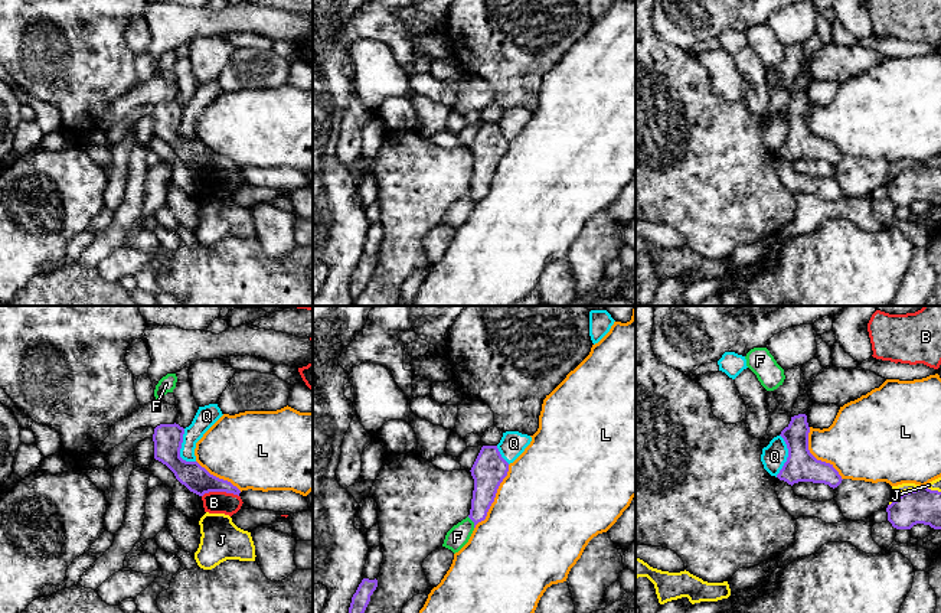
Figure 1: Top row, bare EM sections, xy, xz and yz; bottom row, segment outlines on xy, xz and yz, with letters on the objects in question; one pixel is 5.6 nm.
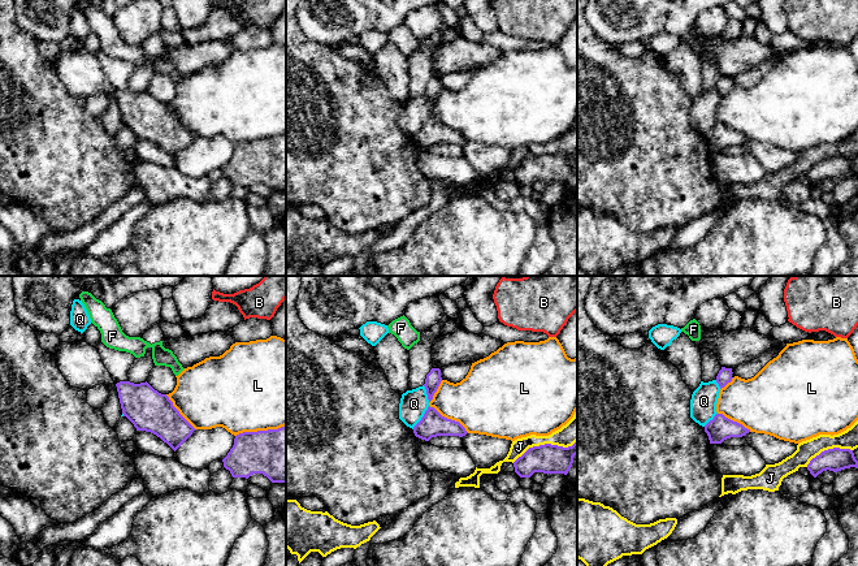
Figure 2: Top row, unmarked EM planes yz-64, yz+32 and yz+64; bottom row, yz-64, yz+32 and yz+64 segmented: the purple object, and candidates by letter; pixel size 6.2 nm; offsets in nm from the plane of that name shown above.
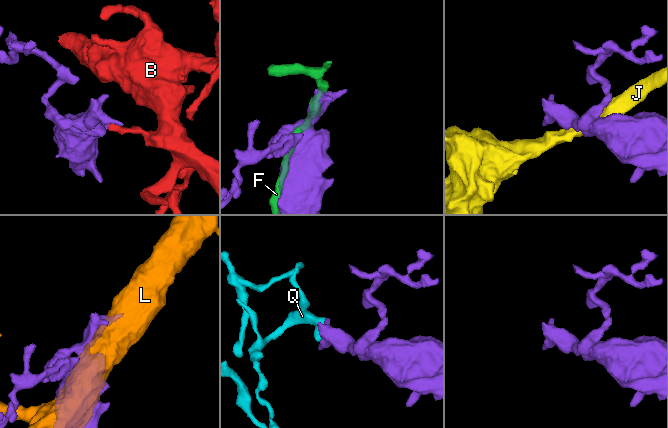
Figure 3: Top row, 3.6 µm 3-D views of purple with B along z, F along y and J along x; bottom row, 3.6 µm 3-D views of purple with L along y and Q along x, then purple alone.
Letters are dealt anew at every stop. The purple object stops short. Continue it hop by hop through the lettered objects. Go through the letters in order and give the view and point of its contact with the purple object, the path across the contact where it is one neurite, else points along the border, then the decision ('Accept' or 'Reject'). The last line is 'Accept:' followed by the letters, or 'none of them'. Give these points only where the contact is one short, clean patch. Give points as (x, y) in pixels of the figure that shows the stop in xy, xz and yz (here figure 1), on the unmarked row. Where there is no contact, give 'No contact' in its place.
B: Touches purple at xy (219, 168). Boundary: xy (238, 172), (206, 169), (202, 173). Reject
F: Touches purple at xz (473, 198). Reject
J: Touches purple at yz (905, 169). Reject
L: Touches purple at xz (494, 173). Reject
Q: Touches purple at xy (179, 127). Boundary: xy (185, 106), (180, 133), (195, 139). Reject
Accept: none of them

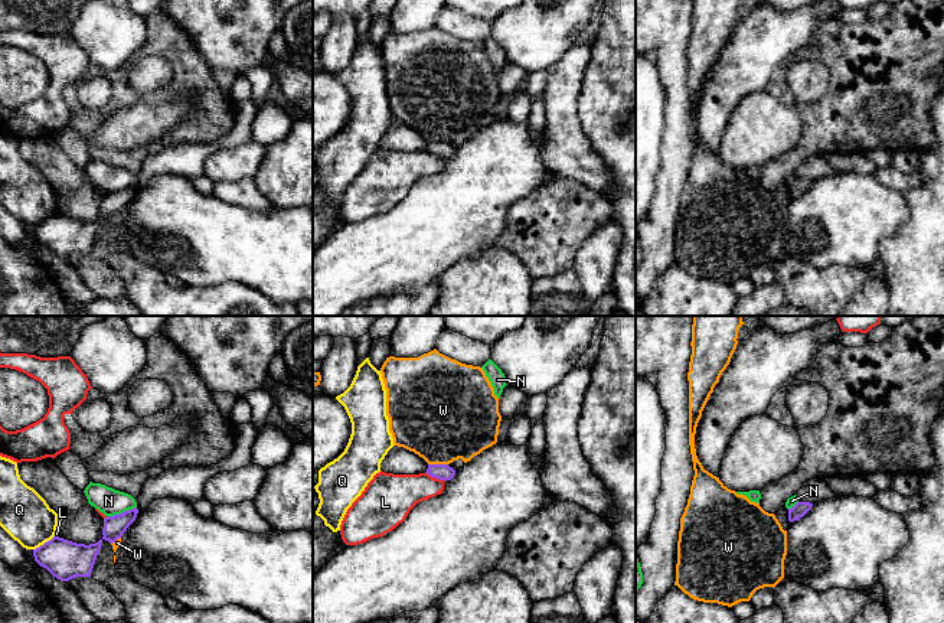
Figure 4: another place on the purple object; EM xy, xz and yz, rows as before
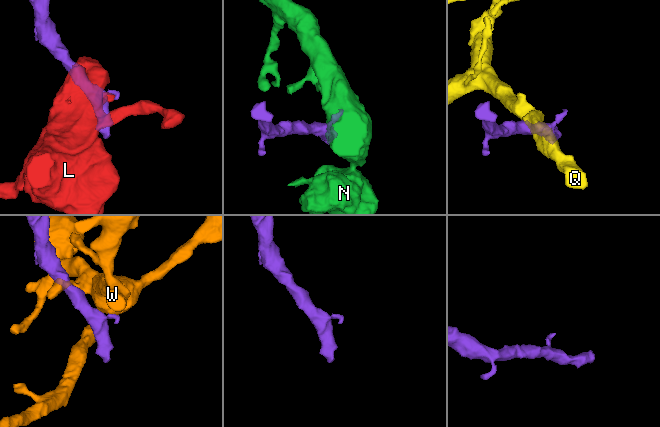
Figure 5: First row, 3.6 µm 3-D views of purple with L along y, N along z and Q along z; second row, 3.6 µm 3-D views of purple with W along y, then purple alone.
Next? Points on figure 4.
L: Touches purple at xz (435, 155). Reject
N: Touches purple at xy (123, 189). Boundary: xy (136, 183), (107, 193). Reject
Q: Touches purple at xy (45, 219). Reject
W: Touches purple at xz (438, 142). Reject
Accept: none of them

